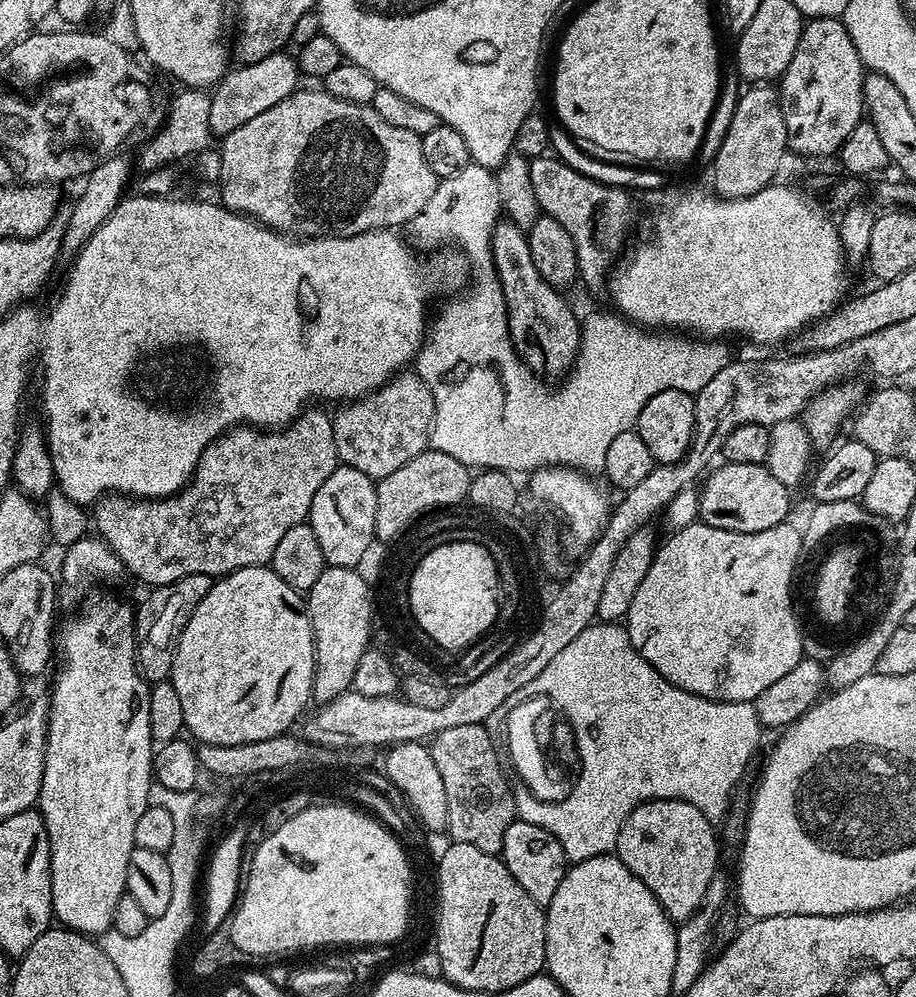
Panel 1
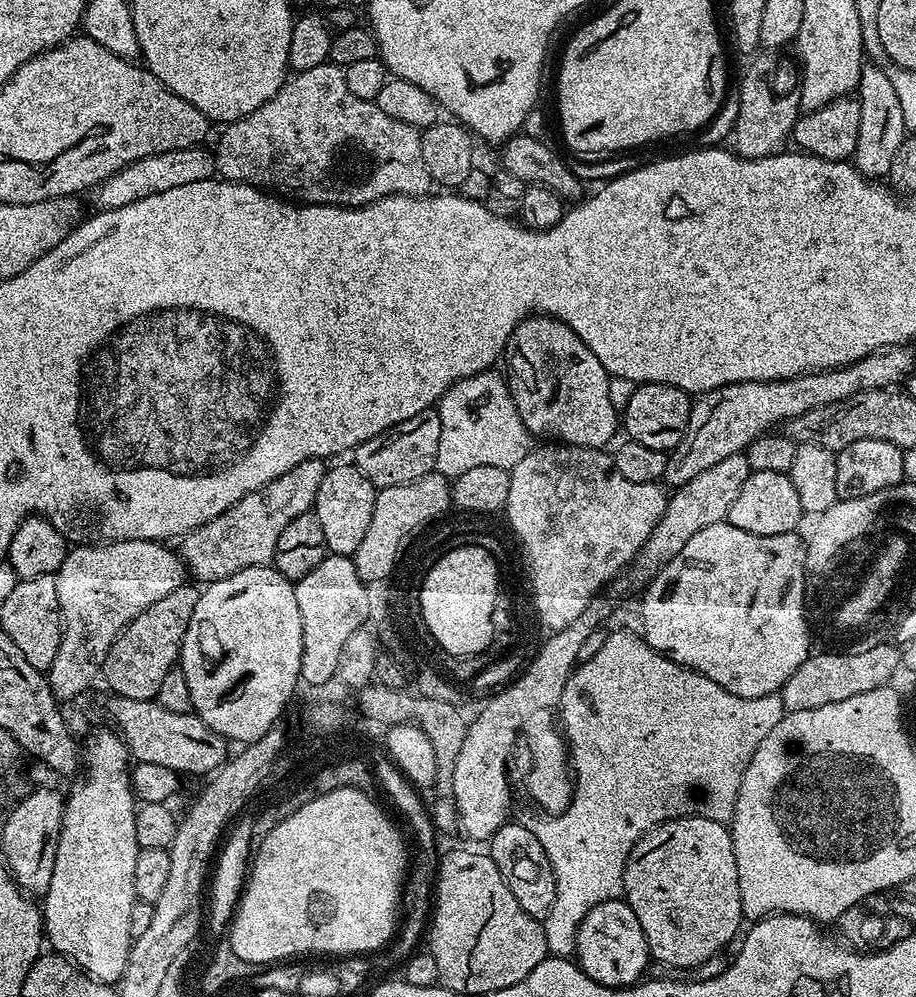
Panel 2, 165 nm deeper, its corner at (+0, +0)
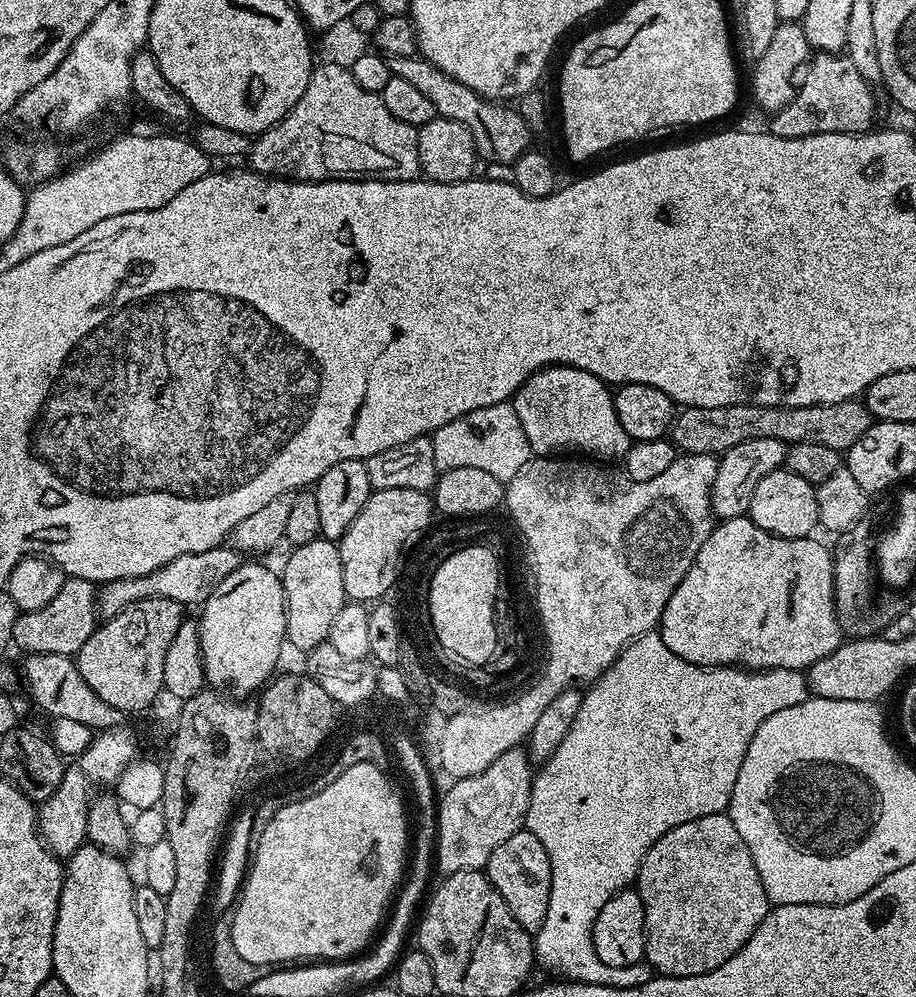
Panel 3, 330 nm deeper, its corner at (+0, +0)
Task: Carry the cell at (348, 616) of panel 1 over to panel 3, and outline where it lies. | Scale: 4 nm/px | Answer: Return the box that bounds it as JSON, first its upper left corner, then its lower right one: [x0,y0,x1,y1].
[282,538,348,654]

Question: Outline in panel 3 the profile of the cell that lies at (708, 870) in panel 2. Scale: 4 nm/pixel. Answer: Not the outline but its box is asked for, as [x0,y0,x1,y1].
[634,812,770,976]

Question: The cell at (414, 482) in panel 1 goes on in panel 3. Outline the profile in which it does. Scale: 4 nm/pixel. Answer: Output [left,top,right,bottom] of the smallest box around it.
[338,489,434,602]

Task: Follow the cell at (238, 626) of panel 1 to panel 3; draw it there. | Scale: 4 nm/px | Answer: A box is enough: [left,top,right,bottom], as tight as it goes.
[198,563,286,698]

